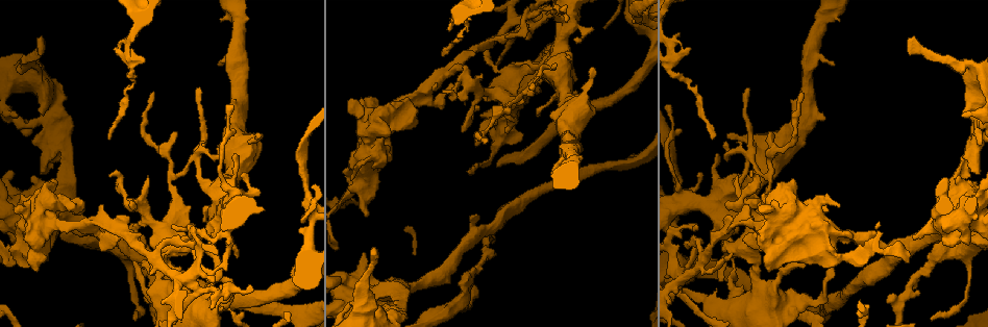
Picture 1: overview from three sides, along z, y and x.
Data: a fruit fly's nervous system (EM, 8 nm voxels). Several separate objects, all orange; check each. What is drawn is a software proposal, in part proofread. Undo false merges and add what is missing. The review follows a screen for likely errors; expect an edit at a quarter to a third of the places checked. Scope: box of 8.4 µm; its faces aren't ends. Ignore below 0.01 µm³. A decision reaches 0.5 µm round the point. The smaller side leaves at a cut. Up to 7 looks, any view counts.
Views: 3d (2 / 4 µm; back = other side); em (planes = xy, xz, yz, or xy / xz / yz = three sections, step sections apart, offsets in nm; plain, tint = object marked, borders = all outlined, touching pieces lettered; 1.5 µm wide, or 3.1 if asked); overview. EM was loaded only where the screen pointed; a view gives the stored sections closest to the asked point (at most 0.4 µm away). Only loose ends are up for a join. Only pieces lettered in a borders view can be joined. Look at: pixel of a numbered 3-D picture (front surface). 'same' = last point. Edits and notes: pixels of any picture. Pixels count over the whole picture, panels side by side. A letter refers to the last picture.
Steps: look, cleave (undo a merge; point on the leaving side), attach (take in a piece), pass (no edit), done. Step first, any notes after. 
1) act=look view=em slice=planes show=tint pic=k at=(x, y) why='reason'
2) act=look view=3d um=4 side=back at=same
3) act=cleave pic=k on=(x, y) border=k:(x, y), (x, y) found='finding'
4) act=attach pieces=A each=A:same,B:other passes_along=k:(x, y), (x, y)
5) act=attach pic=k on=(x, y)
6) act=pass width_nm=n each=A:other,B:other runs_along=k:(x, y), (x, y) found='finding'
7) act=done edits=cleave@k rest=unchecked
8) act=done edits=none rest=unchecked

act=look view=em slice=yz step=4 show=tint pic=1 at=(687, 53) why='an open end'

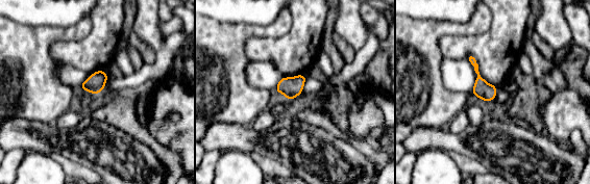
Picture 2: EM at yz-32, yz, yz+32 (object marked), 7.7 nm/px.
act=look view=em slice=xy step=8 show=borders at=same

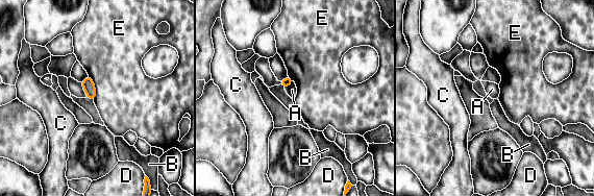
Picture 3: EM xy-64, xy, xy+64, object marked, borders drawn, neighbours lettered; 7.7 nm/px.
act=pass longest_contact=E:220nm each=A:other,B:other,C:other,D:other,E:other border=3:(88, 74), (95, 89), (94, 100) found='none of them fits'

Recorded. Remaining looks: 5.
act=look view=3d um=4 pic=1 at=(15, 114) why='free end'

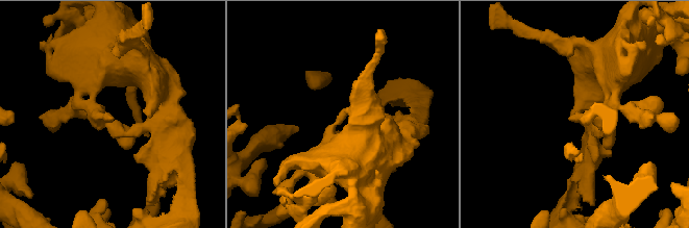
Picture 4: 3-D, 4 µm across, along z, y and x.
act=look view=em slice=planes show=borders pic=4 at=(343, 109)

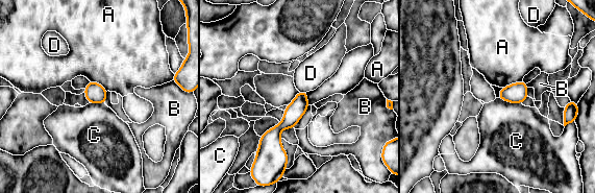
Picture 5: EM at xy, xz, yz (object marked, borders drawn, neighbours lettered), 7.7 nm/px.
act=pass each=A:other,B:other,C:other,D:other border=5:(299, 91), (305, 92) found='none of them fits'

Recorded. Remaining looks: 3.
act=look view=3d um=4 side=back pic=1 at=(109, 137) why='long arm stops here'

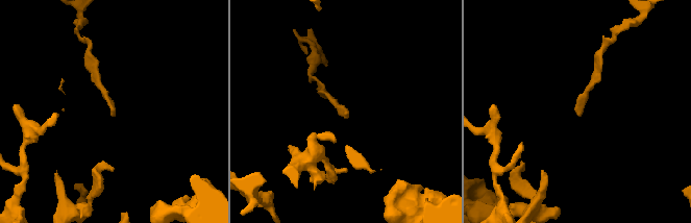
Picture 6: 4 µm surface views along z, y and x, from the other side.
act=look view=em slice=planes show=borders pic=6 at=(580, 113) why='shape alone is not enough'

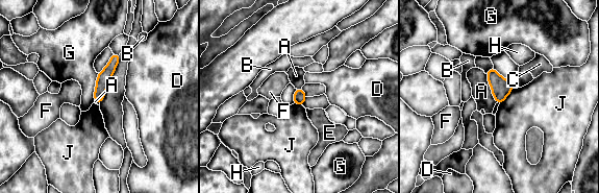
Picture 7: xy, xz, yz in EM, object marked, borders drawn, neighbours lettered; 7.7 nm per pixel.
act=pass each=A:other,B:other,C:other,D:other,E:other,F:other,G:other,H:other,J:other runs_along=7:(115, 55), (102, 79), (98, 99) found='no lettered piece goes on from it'

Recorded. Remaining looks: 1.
act=done edits=none rest=unchecked

